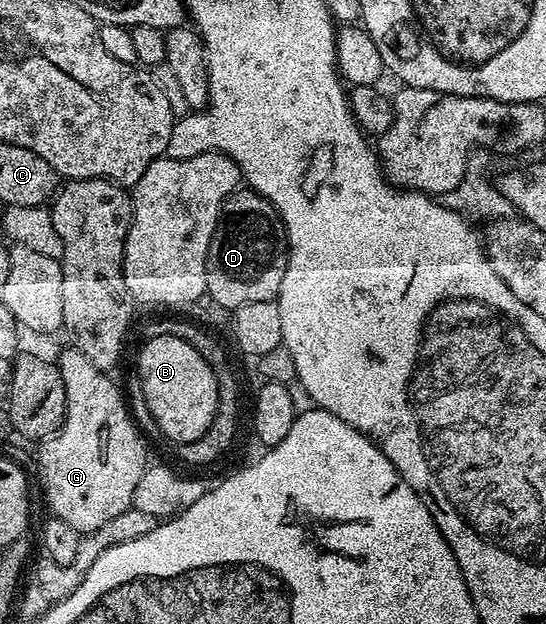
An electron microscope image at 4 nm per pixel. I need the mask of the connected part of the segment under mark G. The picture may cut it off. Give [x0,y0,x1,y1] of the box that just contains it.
[39,349,144,533]

